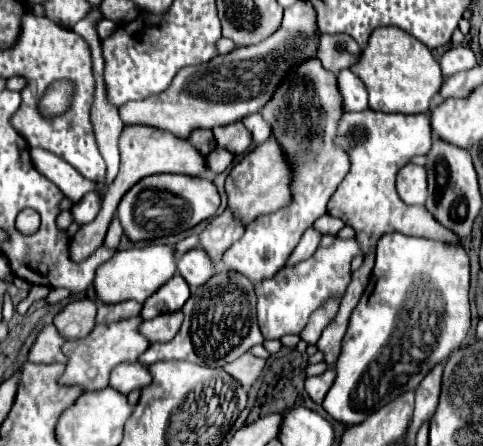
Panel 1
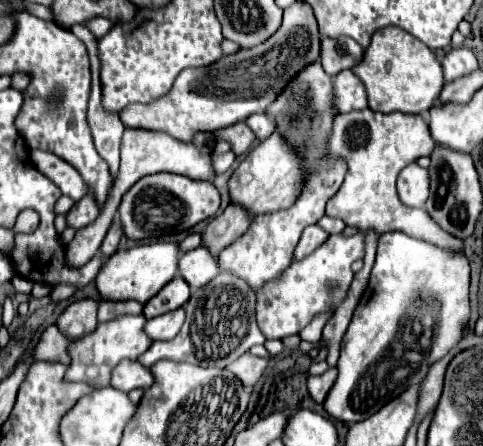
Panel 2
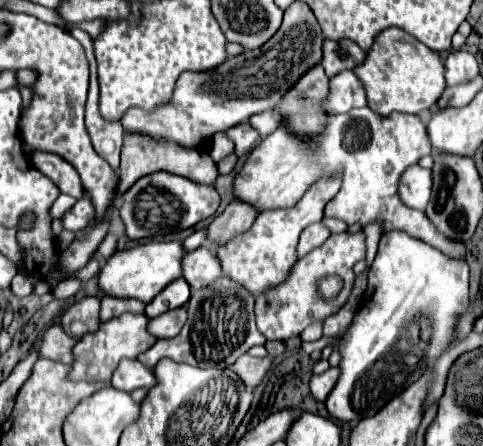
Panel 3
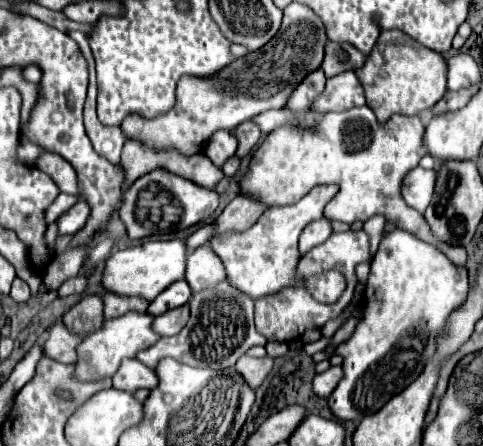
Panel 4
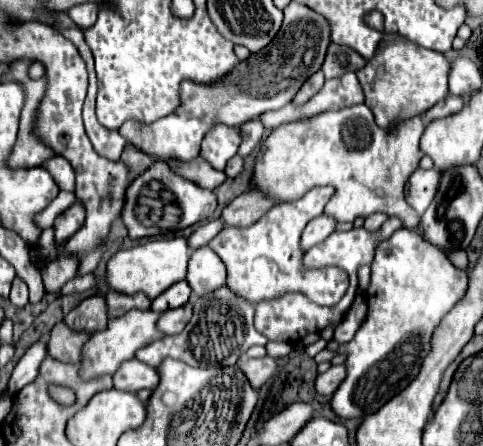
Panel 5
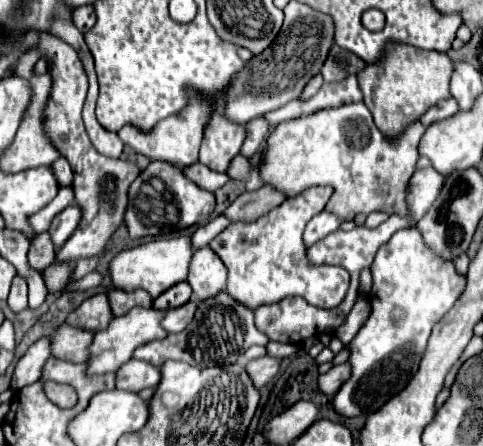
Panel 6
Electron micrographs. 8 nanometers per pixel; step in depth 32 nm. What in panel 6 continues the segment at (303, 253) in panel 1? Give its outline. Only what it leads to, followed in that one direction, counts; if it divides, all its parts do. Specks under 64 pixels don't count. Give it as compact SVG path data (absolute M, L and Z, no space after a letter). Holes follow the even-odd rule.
M326 210L320 212L318 216L314 216L314 218L308 222L308 226L306 226L306 230L304 230L304 246L306 246L306 248L314 246L314 244L320 242L322 238L326 238L326 236L332 234L334 230L338 230L340 224L342 224L340 218L332 216L330 212L326 212Z

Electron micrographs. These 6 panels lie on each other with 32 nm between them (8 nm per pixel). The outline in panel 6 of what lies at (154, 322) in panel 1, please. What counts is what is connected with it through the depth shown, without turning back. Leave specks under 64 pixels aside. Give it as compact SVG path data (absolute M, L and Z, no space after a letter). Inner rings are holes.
M188 302L180 308L170 308L166 310L164 318L162 318L162 328L168 332L168 334L176 334L176 332L182 332L190 320L194 318L194 312L196 312L196 304L194 302Z

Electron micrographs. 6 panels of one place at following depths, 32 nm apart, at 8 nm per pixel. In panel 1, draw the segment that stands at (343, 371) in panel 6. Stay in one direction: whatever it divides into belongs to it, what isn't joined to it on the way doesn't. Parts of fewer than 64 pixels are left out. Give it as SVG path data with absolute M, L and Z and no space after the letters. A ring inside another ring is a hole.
M330 368L330 370L326 370L326 372L320 374L320 376L306 378L304 388L306 388L308 396L310 396L316 404L322 404L322 400L324 400L324 396L326 396L326 392L330 390L334 378L336 378L336 372Z

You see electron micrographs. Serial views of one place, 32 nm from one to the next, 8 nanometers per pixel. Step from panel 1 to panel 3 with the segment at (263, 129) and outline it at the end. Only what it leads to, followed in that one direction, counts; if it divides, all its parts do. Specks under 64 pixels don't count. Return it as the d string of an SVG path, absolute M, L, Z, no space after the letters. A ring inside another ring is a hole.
M262 112L262 114L256 114L248 120L252 124L252 128L260 134L260 138L266 138L270 136L278 124L280 124L280 116L276 112Z

